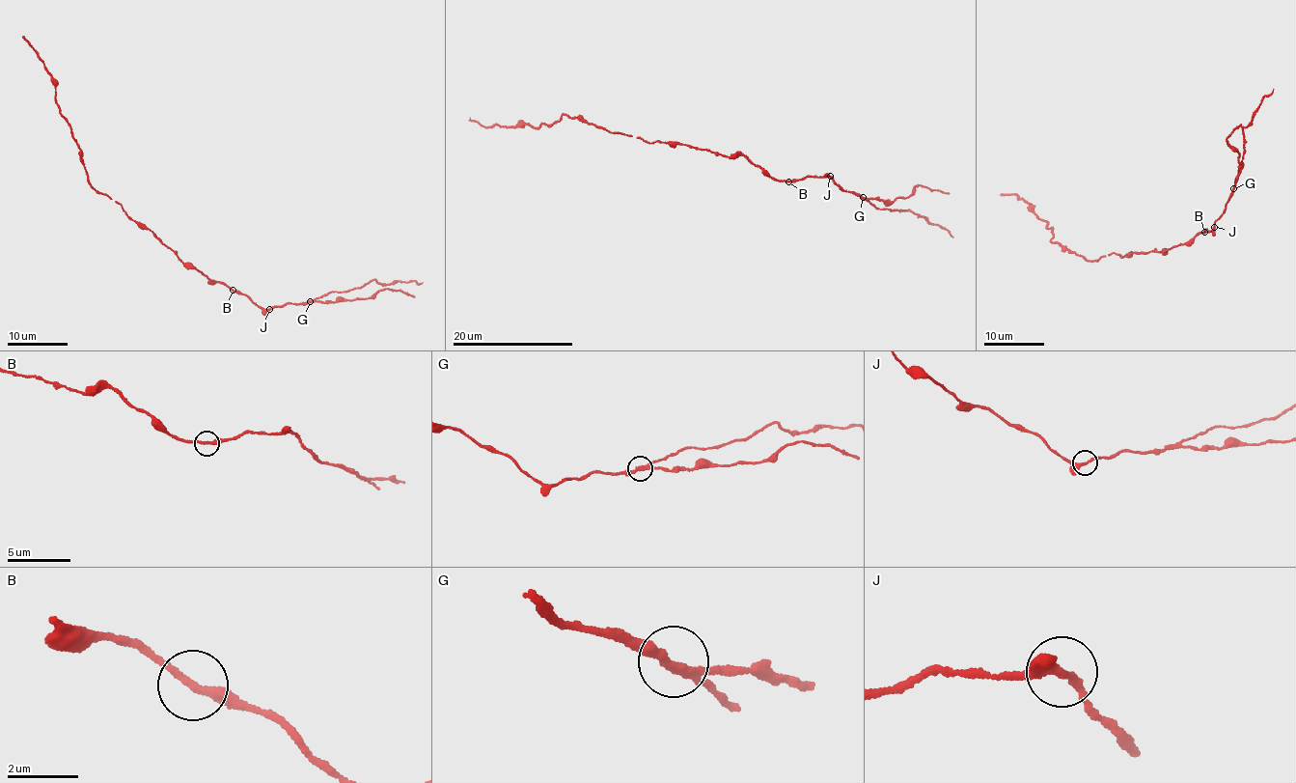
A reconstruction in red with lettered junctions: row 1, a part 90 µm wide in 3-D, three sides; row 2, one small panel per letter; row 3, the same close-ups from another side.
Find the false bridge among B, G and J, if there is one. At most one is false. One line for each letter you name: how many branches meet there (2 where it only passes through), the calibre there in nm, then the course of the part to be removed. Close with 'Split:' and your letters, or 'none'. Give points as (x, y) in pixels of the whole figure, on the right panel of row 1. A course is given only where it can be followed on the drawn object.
G: 3 branches meet; 200 nm thick; foreign part runs (1233, 187), (1244, 158), (1245, 142), (1242, 129), (1253, 119), (1264, 97), (1274, 89)
Split: G

